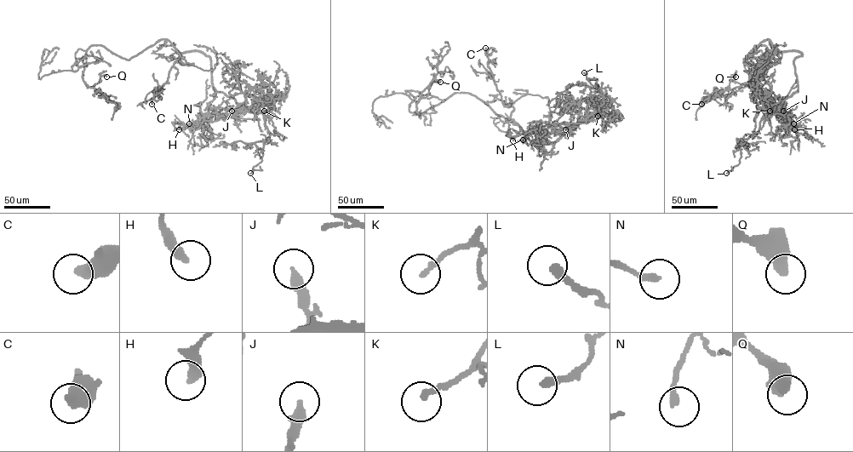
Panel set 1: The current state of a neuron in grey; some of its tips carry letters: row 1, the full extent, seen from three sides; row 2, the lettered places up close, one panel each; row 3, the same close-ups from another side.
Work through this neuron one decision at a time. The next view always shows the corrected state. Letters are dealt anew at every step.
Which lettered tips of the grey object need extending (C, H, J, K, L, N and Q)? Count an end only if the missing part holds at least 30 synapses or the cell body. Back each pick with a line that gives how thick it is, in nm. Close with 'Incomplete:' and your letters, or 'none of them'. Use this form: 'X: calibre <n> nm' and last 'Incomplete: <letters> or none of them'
Incomplete: none of them

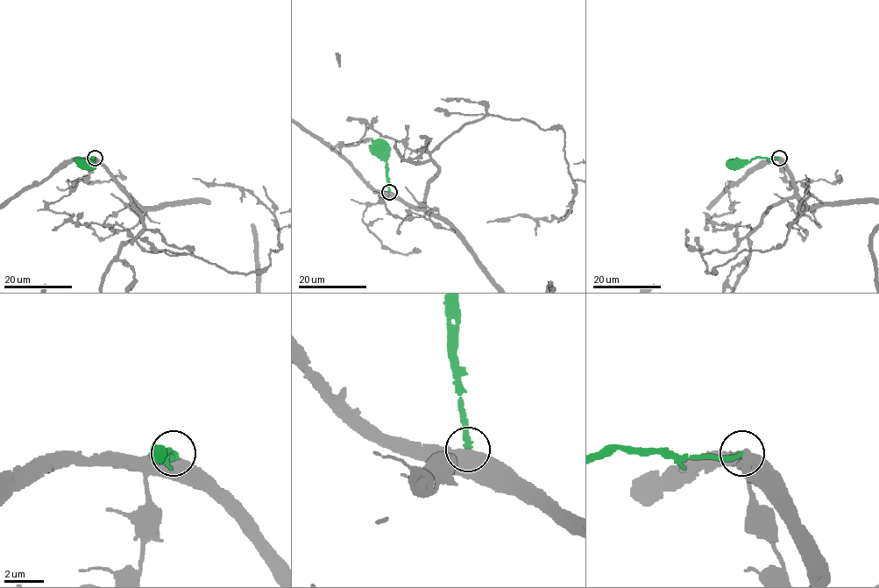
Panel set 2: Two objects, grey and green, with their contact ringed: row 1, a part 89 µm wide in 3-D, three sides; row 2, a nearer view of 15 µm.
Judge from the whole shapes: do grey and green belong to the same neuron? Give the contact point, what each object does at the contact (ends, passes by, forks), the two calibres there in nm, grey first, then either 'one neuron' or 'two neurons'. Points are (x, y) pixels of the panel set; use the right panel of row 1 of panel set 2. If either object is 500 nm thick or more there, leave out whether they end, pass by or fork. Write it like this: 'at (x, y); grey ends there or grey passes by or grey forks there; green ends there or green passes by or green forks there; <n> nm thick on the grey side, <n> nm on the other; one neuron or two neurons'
at (779, 158); 600 nm thick on the grey side, 240 nm on the other; two neurons

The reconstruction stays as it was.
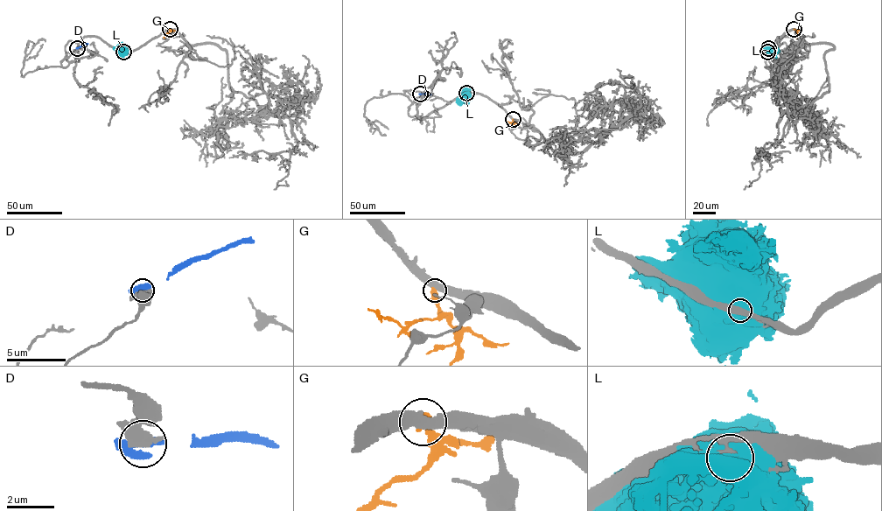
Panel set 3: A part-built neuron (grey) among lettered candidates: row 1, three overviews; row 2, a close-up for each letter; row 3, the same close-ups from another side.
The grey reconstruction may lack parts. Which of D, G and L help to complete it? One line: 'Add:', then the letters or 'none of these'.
Add: none of these

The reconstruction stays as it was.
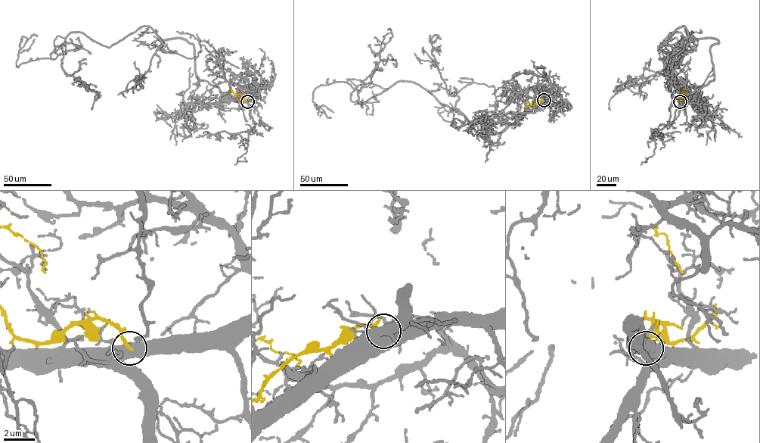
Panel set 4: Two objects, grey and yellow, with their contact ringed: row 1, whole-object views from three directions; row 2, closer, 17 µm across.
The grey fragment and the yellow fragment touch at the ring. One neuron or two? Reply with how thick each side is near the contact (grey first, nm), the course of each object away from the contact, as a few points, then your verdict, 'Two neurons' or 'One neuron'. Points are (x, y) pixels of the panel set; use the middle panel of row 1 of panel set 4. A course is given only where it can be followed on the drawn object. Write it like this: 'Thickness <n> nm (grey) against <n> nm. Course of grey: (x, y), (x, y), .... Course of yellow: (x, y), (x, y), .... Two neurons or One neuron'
Thickness 600 nm (grey) against 260 nm. Course of grey: (544, 100), (485, 138), (411, 82), (361, 103), (345, 82), (319, 85), (312, 101), (333, 112). Course of yellow: (544, 100), (531, 104), (535, 100), (538, 102). Two neurons

